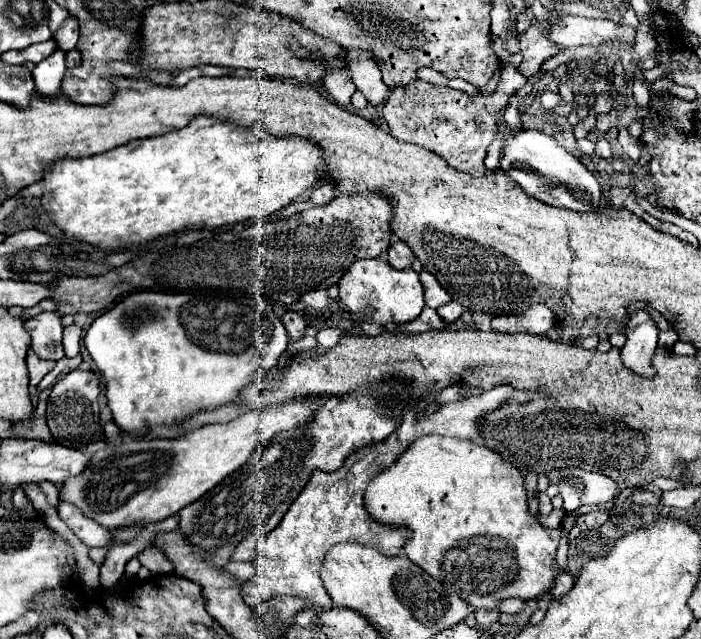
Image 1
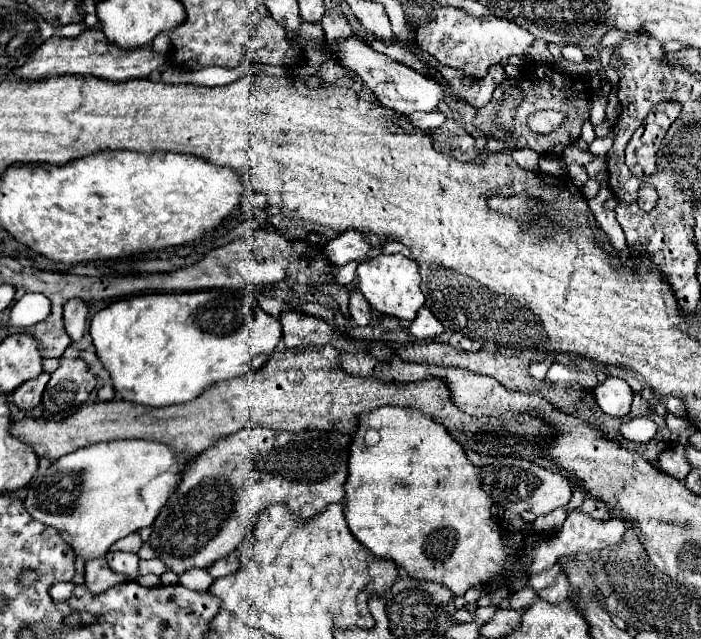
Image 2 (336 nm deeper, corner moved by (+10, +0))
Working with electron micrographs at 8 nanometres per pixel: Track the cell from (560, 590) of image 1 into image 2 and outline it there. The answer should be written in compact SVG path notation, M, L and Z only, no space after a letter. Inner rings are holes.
M524 587L520 591L516 591L512 597L510 597L510 607L512 609L526 609L538 595L530 589L530 587Z

